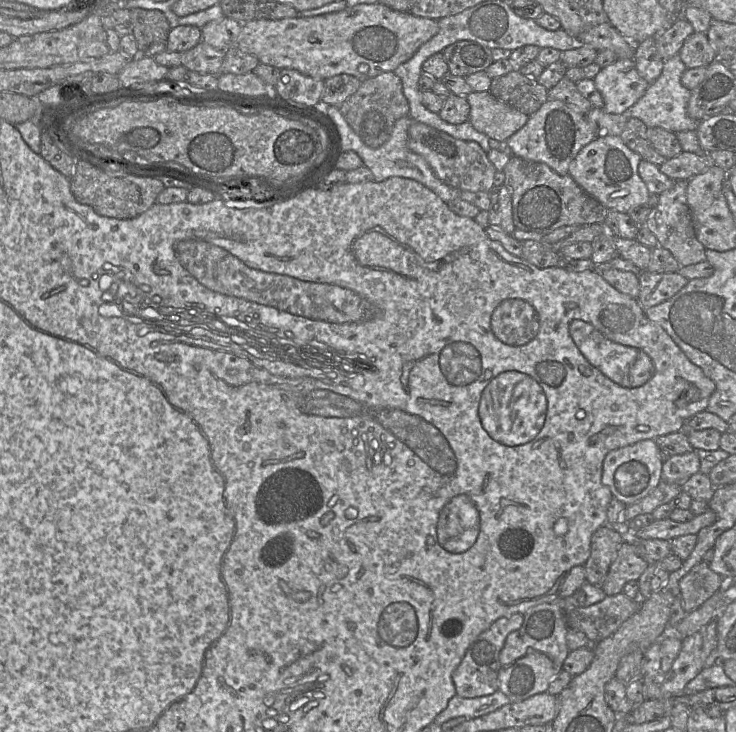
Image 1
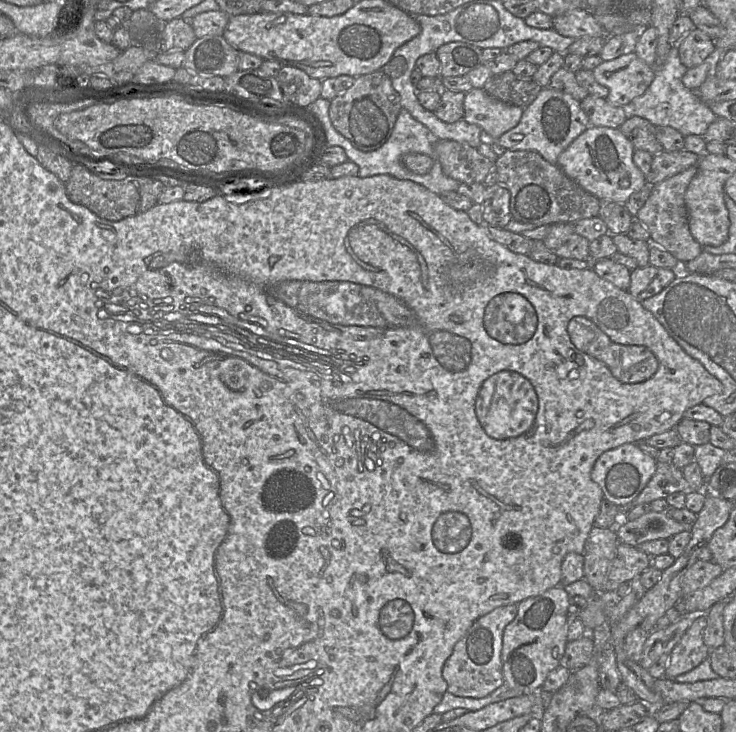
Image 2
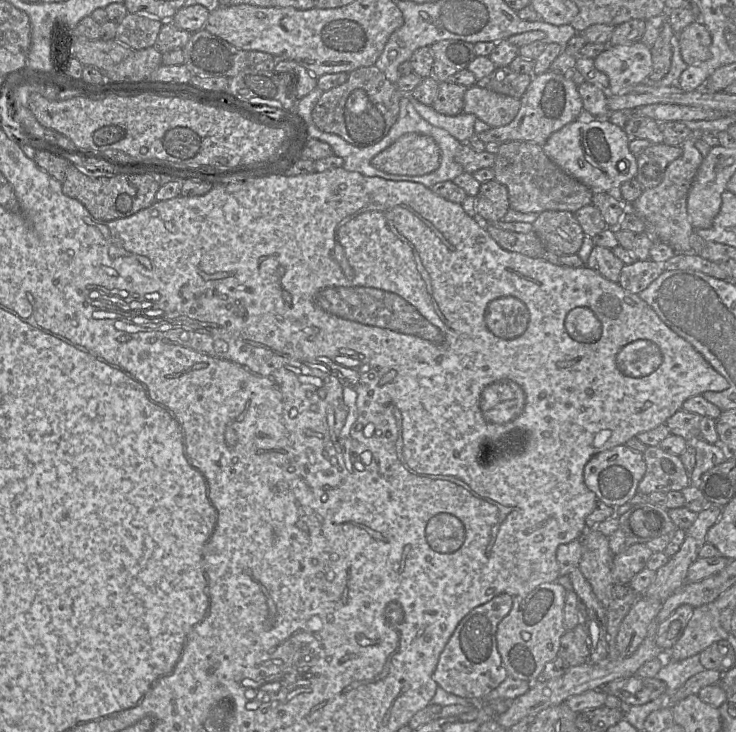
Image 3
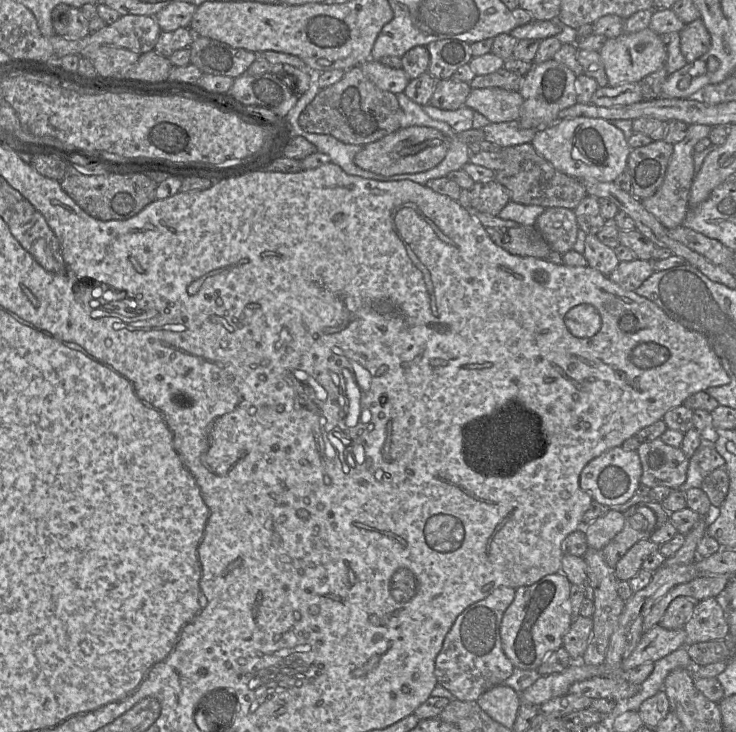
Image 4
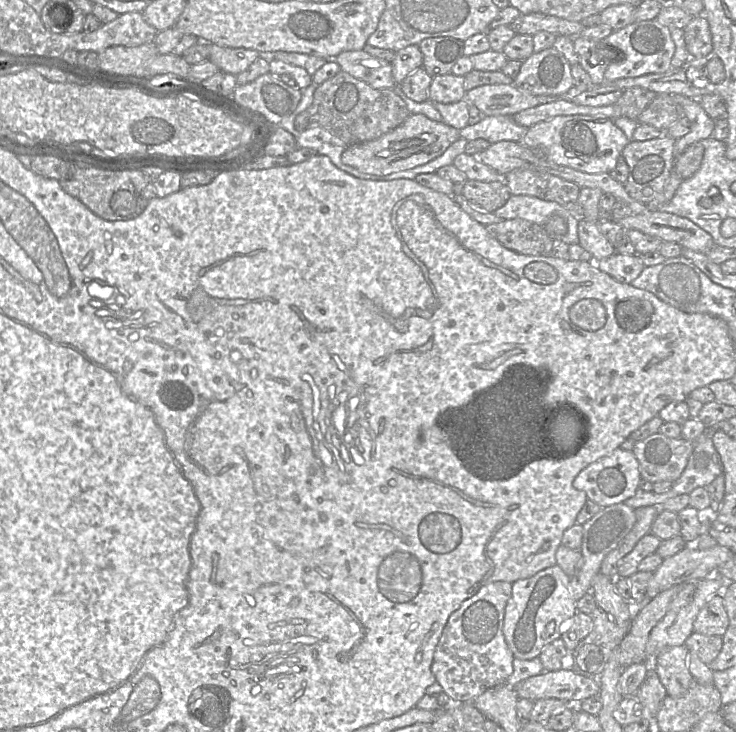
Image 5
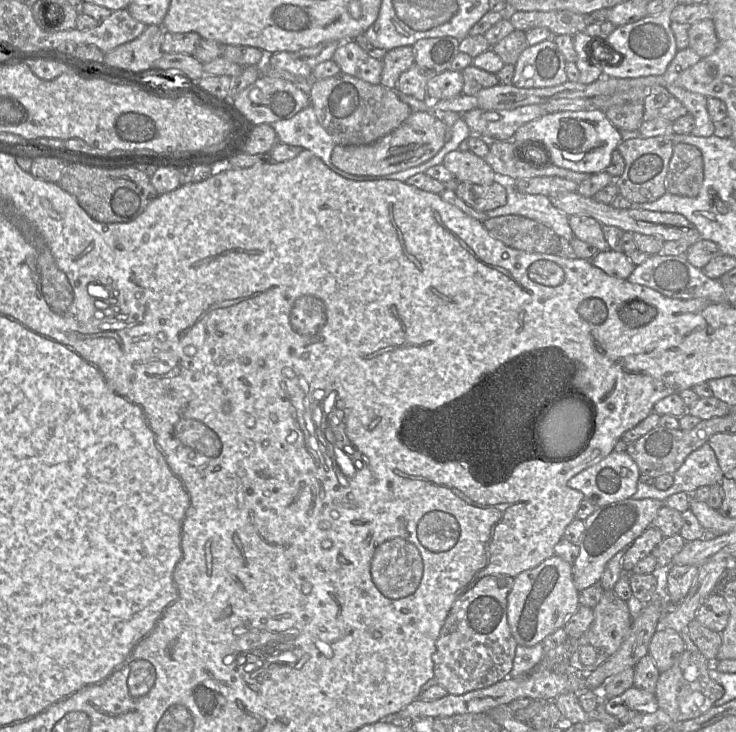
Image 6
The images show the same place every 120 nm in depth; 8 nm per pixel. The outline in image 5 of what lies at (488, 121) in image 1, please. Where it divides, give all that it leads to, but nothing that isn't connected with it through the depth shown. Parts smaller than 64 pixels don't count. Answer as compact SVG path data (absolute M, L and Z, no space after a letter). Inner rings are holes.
M493 84L476 87L465 94L465 100L468 104L474 105L485 116L513 116L525 109L533 108L538 105L552 102L559 98L568 98L572 100L577 96L578 91L573 87L562 97L537 96L518 90L513 84Z

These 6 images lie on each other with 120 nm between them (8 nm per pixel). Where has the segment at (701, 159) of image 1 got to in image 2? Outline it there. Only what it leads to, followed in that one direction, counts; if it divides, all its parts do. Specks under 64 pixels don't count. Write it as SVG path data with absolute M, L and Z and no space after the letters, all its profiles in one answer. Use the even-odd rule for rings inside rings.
M686 150L674 152L662 151L653 156L651 170L645 177L646 183L655 185L691 166L698 166L700 160L701 158L698 155Z

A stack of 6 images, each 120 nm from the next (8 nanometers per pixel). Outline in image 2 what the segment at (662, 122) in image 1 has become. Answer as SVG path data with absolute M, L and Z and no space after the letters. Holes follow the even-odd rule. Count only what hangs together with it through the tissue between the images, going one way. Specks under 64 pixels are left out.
M673 46L662 67L655 68L655 76L646 91L624 106L626 116L638 116L648 120L653 126L669 126L683 136L703 136L709 125L718 118L704 103L696 91L686 88L682 82L688 68L684 66L678 55L678 47Z

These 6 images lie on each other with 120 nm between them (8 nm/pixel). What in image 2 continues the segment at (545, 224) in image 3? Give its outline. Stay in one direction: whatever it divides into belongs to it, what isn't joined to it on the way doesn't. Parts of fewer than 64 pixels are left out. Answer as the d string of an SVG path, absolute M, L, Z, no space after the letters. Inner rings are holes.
M573 223L550 225L543 243L548 250L559 258L586 261L590 254L590 242L575 232Z

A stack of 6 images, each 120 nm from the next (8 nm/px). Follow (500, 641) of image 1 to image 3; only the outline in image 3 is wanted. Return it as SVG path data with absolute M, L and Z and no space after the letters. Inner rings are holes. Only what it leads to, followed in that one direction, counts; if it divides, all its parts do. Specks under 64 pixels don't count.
M499 594L472 609L457 625L440 654L433 678L448 693L471 700L482 700L508 676L498 651L496 633L500 621L509 613L513 596Z

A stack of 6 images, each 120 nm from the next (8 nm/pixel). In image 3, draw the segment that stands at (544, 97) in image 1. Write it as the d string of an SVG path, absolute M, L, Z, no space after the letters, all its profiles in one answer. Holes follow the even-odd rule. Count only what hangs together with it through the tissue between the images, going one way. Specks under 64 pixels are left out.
M507 66L496 68L488 76L477 80L475 85L520 100L532 78L532 74L519 74Z

